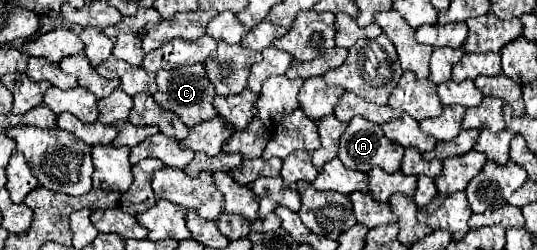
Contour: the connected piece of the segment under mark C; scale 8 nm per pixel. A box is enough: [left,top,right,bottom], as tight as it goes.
[152,64,218,128]

